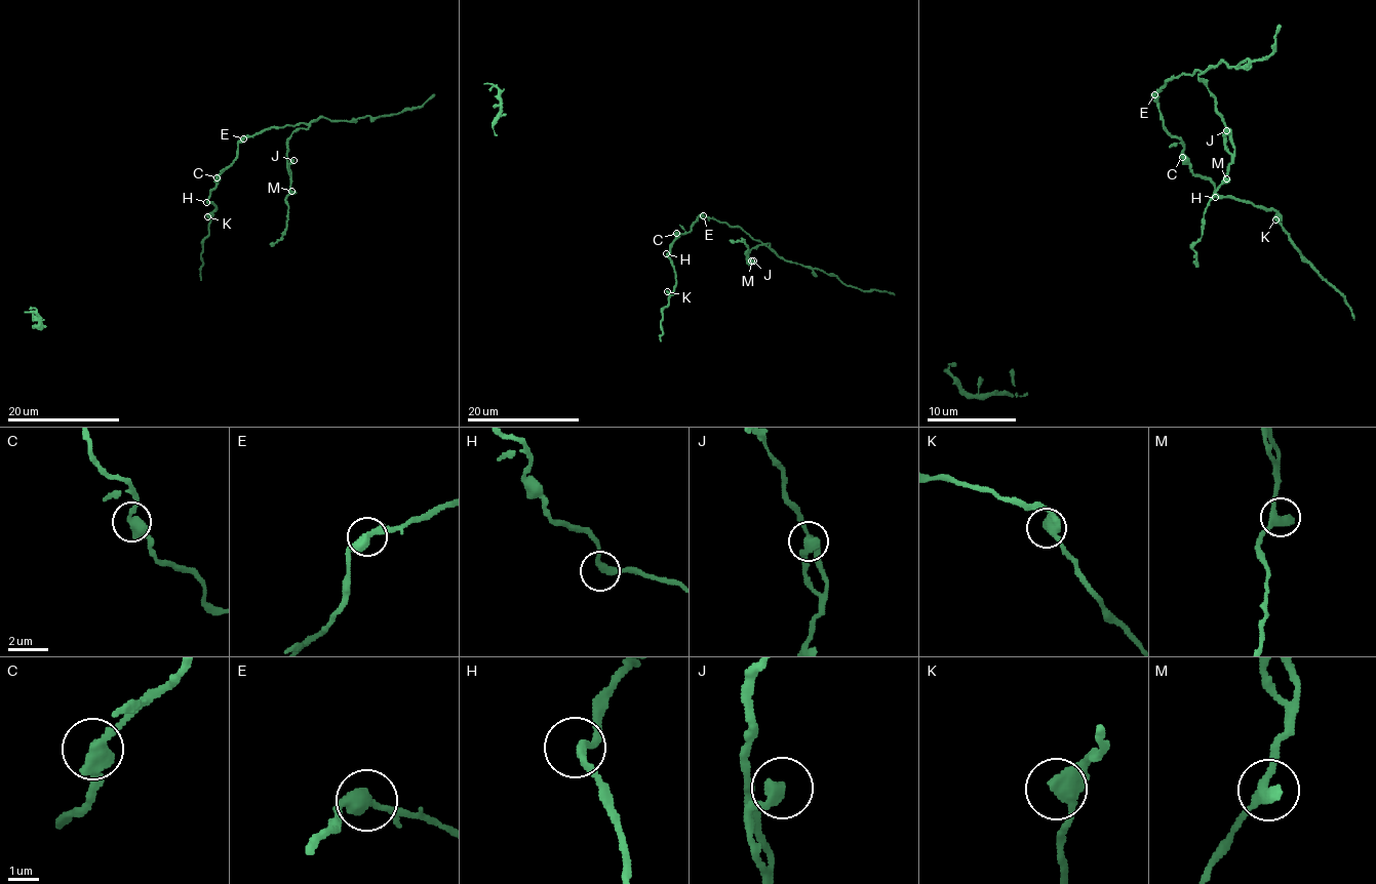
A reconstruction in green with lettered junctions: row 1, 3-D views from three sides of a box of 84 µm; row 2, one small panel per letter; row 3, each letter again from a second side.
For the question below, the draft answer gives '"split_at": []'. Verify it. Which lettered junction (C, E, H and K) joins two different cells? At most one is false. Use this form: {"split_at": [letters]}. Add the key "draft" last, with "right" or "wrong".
{"split_at": ["E"], "draft": "wrong"}

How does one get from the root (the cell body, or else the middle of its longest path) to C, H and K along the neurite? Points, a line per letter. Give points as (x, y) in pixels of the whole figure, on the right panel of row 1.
C: (1211, 182), (1197, 176), (1182, 157)
H: (1211, 182), (1215, 197)
K: (1211, 182), (1224, 197), (1273, 208), (1278, 212), (1275, 219)

